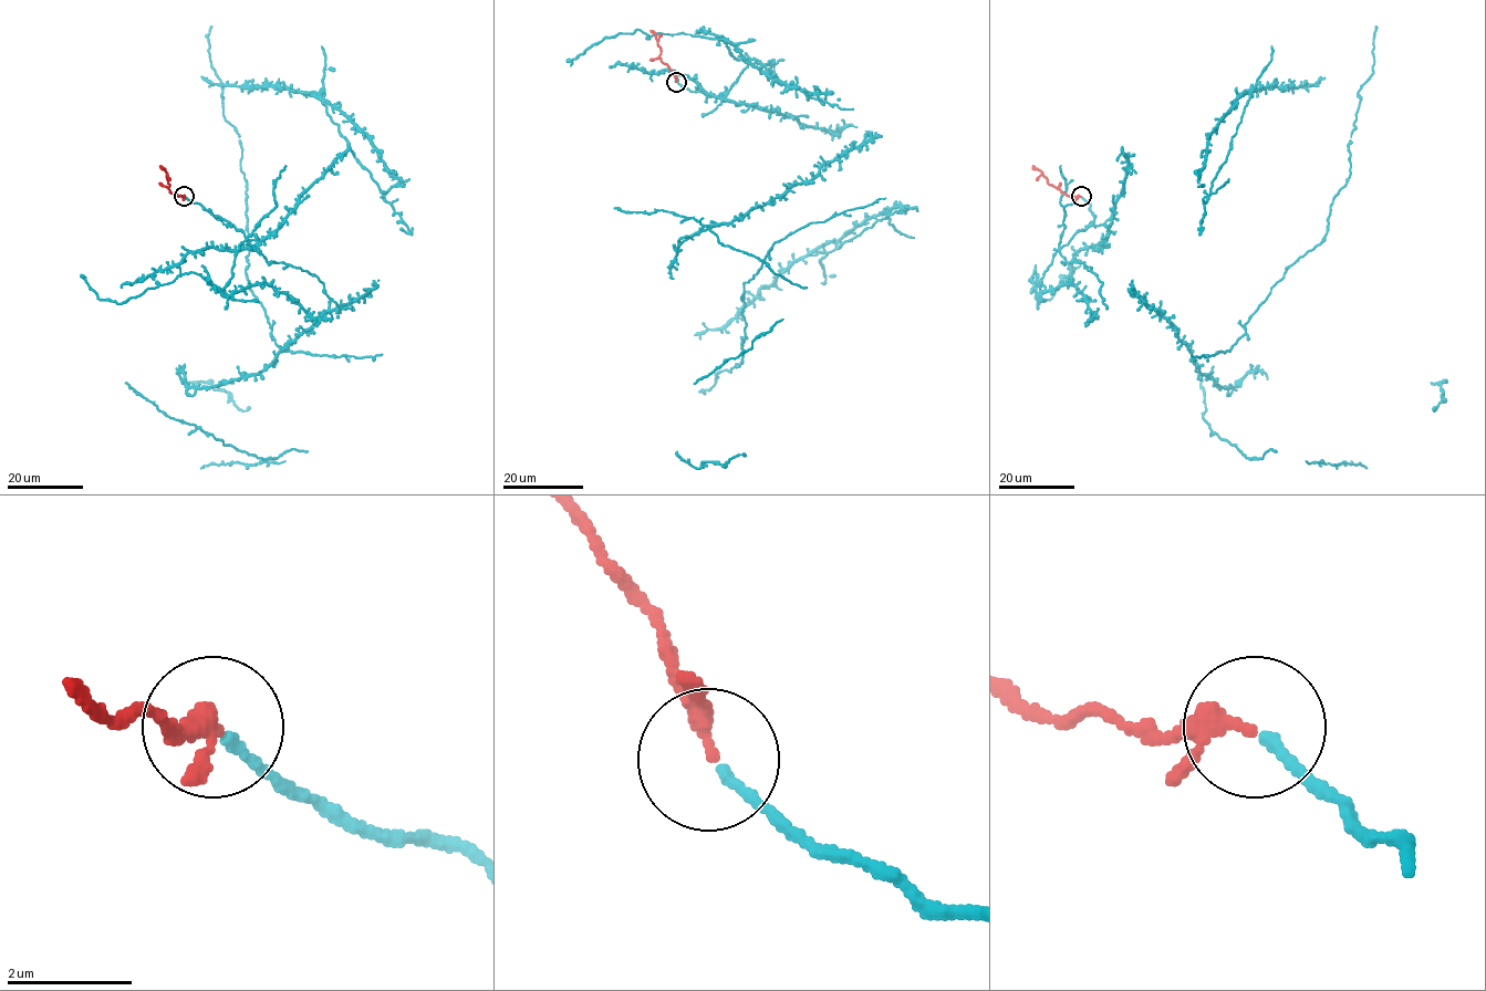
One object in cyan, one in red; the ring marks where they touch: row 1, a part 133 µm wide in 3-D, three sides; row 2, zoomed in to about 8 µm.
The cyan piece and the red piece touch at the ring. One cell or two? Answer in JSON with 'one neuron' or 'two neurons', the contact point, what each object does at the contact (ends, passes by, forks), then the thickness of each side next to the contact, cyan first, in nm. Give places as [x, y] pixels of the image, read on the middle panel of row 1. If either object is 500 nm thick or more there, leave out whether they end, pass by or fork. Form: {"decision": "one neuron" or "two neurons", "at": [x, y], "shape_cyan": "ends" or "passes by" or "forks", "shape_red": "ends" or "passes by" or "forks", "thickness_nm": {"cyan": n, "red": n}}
{"decision": "one neuron", "at": [676, 82], "shape_cyan": "ends", "shape_red": "passes by", "thickness_nm": {"cyan": 160, "red": 200}}

